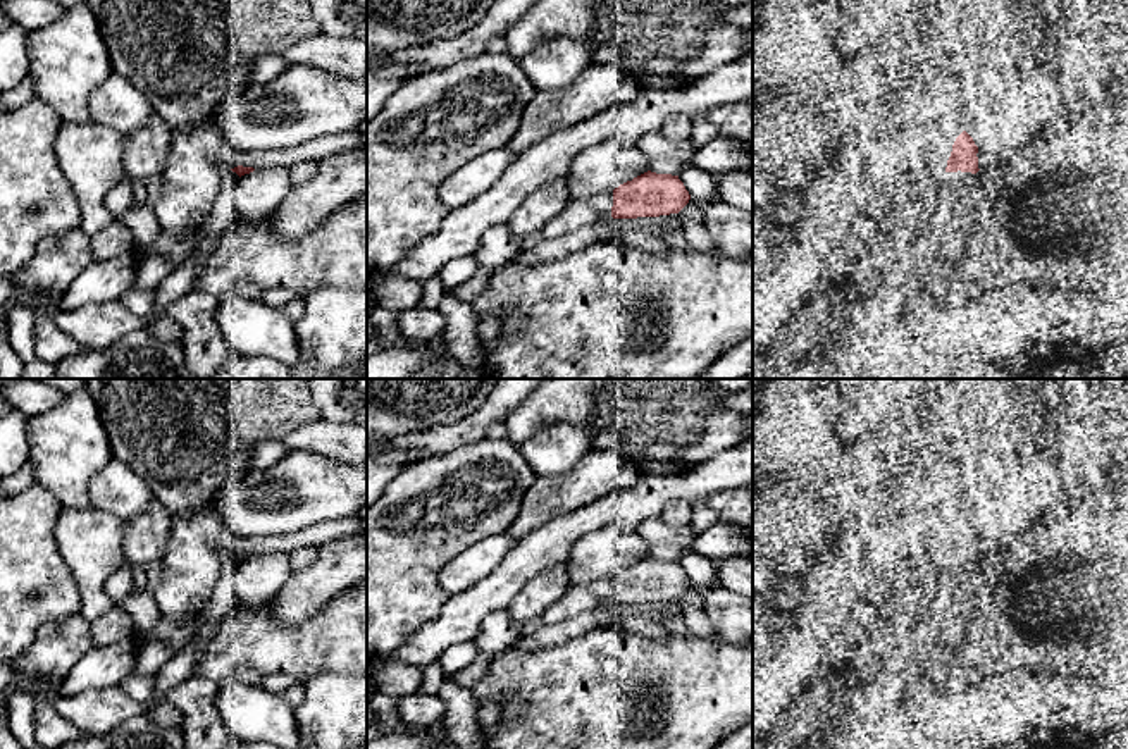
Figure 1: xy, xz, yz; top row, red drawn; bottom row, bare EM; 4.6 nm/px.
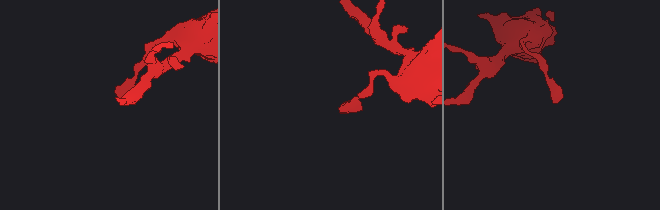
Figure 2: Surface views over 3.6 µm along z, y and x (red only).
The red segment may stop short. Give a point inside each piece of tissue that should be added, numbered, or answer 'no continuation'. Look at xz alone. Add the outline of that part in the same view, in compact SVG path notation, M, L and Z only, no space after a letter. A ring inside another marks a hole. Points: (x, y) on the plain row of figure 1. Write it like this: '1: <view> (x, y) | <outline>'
1: xz (577, 600) | M613 577L592 584L570 584L567 592L542 613L544 625L572 620L580 613L603 610L611 604Z

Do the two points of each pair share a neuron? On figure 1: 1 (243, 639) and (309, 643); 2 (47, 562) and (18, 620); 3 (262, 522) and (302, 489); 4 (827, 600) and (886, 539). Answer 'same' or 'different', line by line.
1: same
2: same
3: same
4: different

